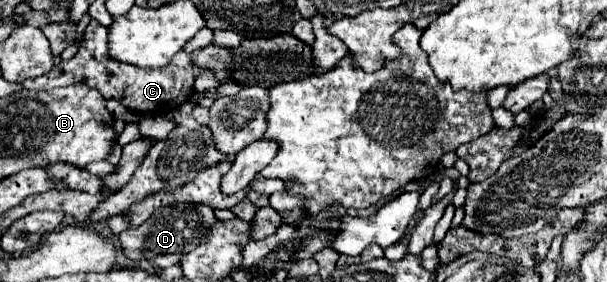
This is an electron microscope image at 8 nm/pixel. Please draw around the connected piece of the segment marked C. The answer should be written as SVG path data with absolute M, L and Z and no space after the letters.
M91 20L89 26L85 28L85 40L81 42L79 52L71 60L65 60L59 66L53 66L47 74L43 74L39 78L23 82L23 86L27 90L51 90L51 88L83 82L83 84L99 90L105 98L113 98L113 100L121 102L125 108L129 108L135 114L155 116L155 114L165 114L167 110L174 110L183 102L187 102L193 96L195 78L203 70L211 70L215 74L215 78L219 80L219 84L231 82L231 74L235 72L235 60L237 60L237 56L235 56L233 48L209 44L209 46L193 50L193 52L181 50L163 68L131 66L131 64L119 62L109 56L109 28Z

